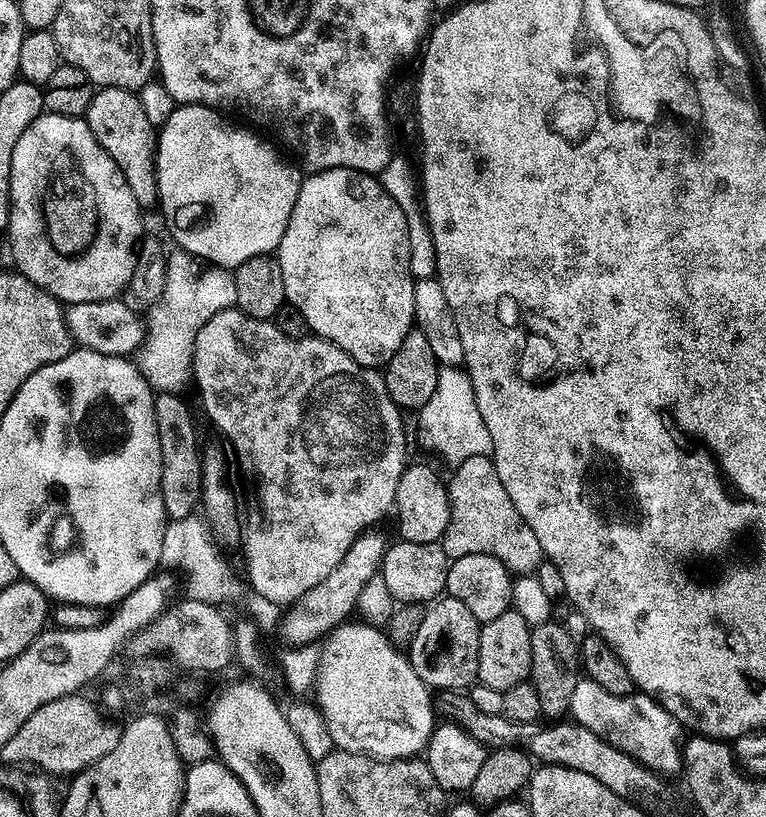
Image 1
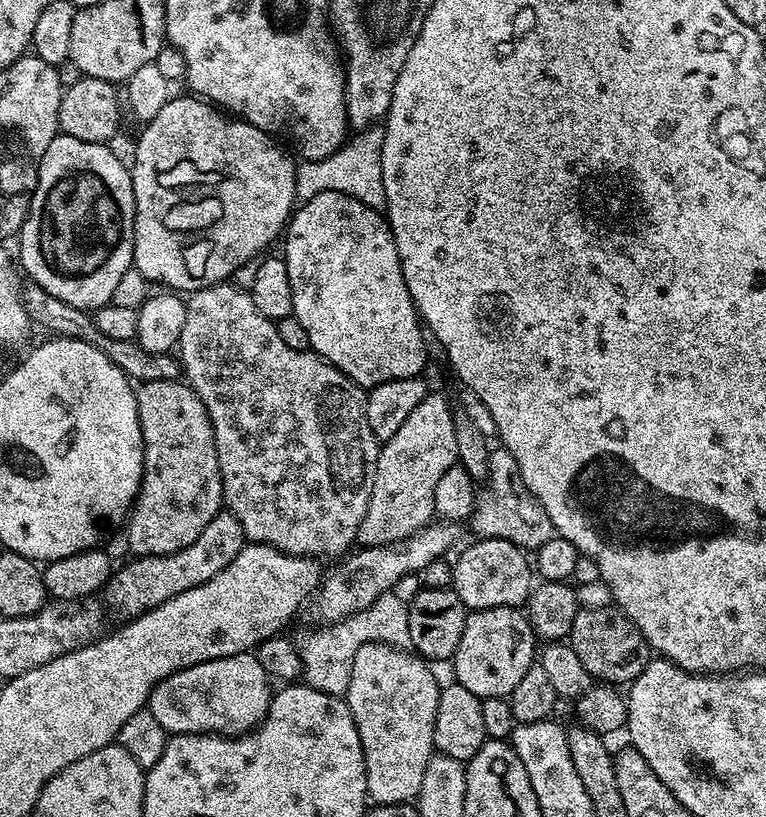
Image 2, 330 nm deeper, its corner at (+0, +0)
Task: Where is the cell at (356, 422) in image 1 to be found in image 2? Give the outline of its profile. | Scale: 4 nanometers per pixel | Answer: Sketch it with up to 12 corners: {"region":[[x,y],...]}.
{"region":[[232,282],[178,359],[245,541],[343,557],[380,444],[360,385]]}

